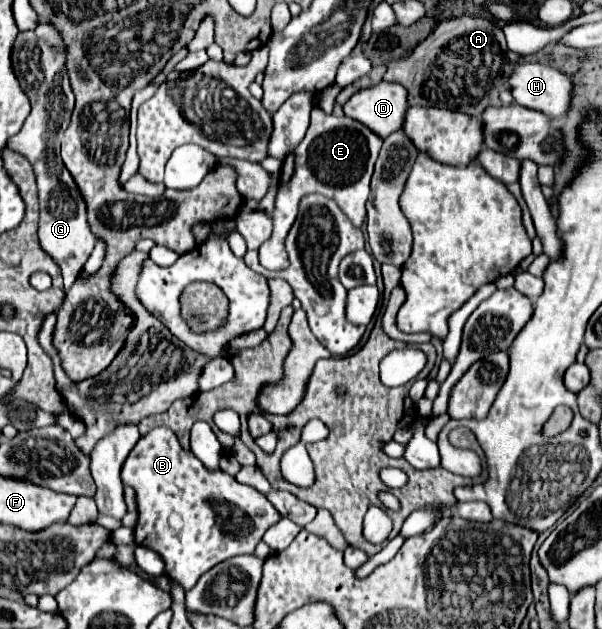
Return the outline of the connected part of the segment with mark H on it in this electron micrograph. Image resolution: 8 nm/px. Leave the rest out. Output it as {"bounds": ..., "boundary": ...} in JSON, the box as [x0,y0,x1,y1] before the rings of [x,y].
{"bounds":[508,62,574,116],"boundary":[[[522,62],[520,66],[516,66],[514,74],[508,80],[508,86],[512,90],[512,96],[514,96],[516,104],[540,110],[548,116],[566,116],[566,112],[570,108],[570,102],[572,102],[572,92],[574,92],[572,76],[568,76],[566,72],[562,72],[554,66],[528,64],[528,62]]]}

